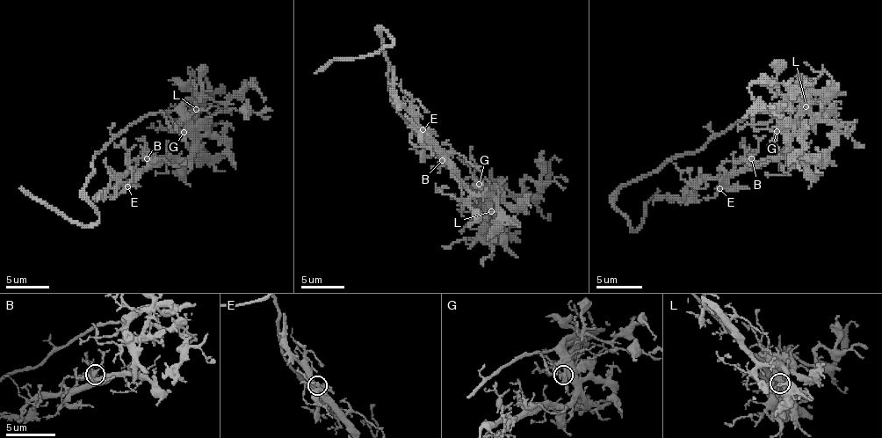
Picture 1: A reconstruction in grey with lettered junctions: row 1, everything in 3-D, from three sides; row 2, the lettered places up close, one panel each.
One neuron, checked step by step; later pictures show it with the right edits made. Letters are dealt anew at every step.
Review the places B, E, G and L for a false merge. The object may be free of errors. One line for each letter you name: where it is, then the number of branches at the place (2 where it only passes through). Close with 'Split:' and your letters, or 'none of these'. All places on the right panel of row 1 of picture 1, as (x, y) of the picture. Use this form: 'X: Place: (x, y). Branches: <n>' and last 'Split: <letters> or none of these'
L: Place: (806, 106). Branches: 4
Split: L

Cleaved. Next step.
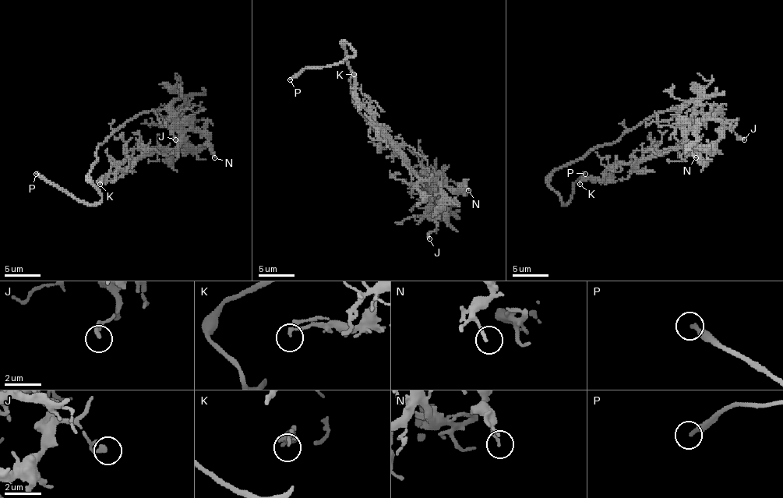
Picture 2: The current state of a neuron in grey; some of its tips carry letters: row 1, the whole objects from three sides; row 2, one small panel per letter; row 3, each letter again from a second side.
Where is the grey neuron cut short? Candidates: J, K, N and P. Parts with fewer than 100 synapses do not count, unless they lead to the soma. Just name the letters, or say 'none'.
P

